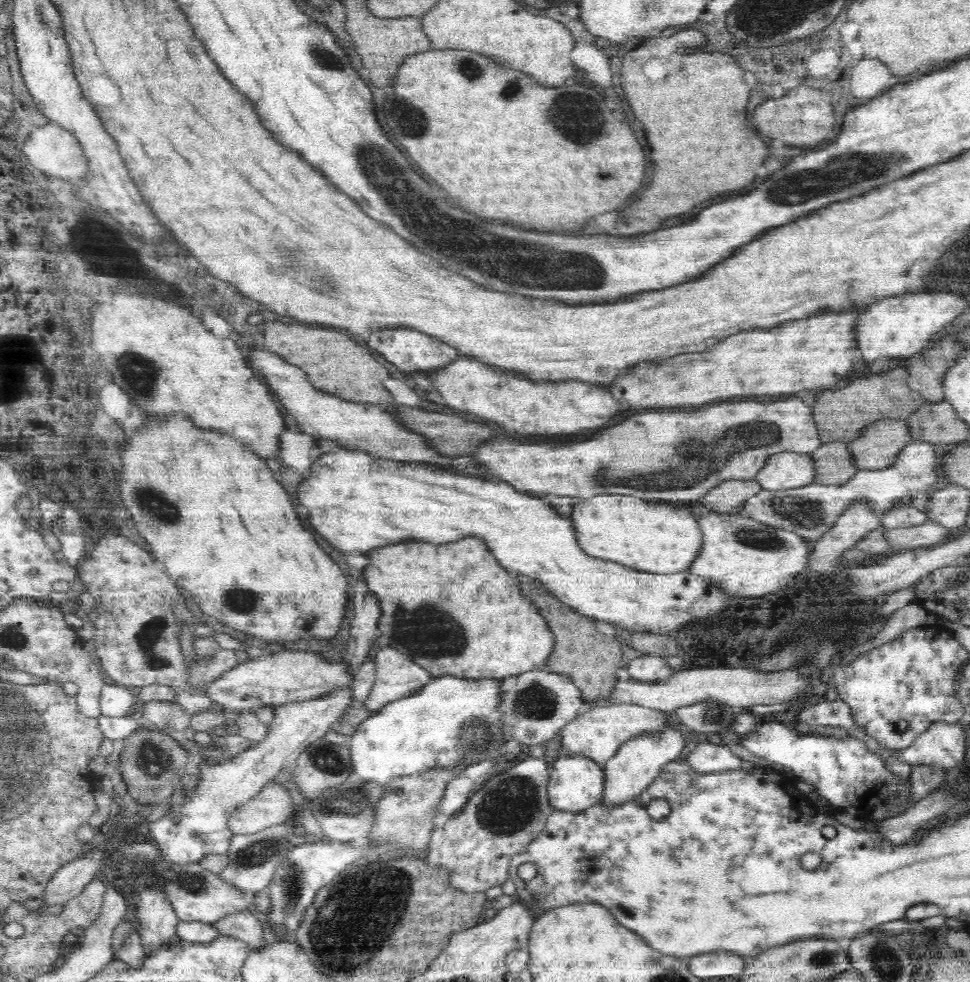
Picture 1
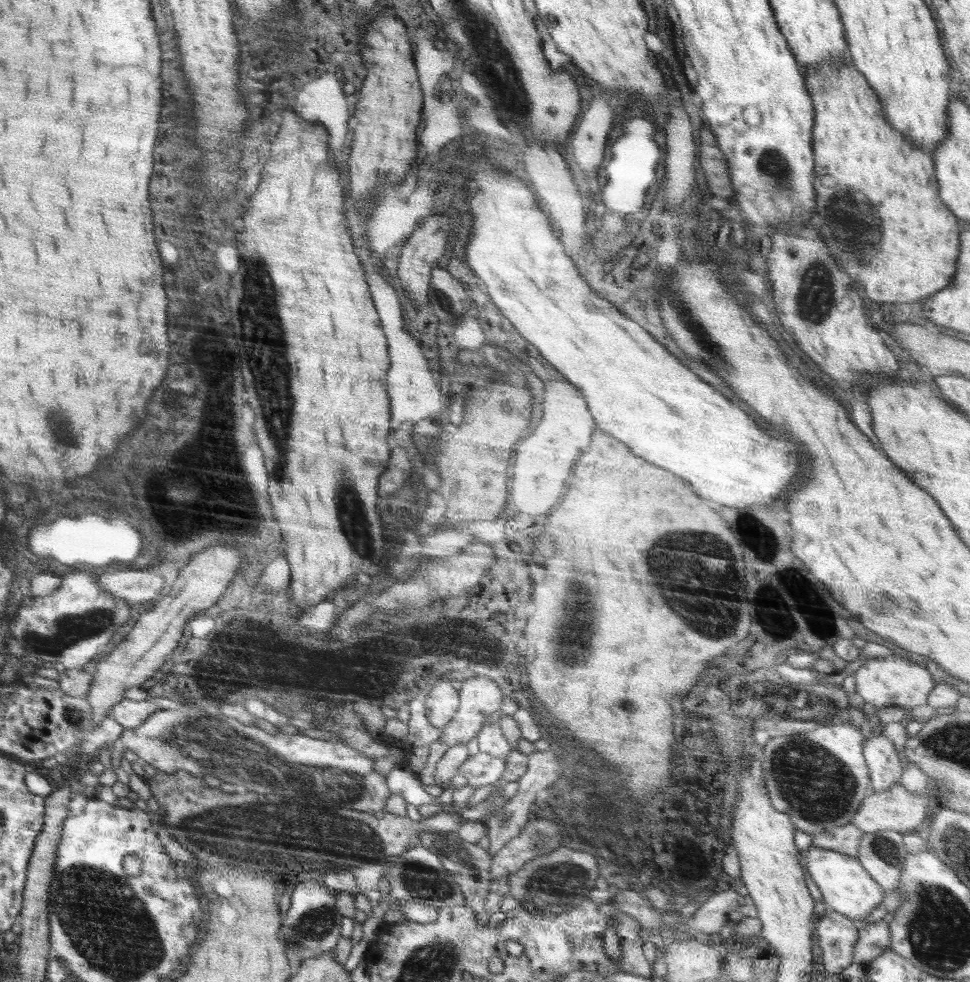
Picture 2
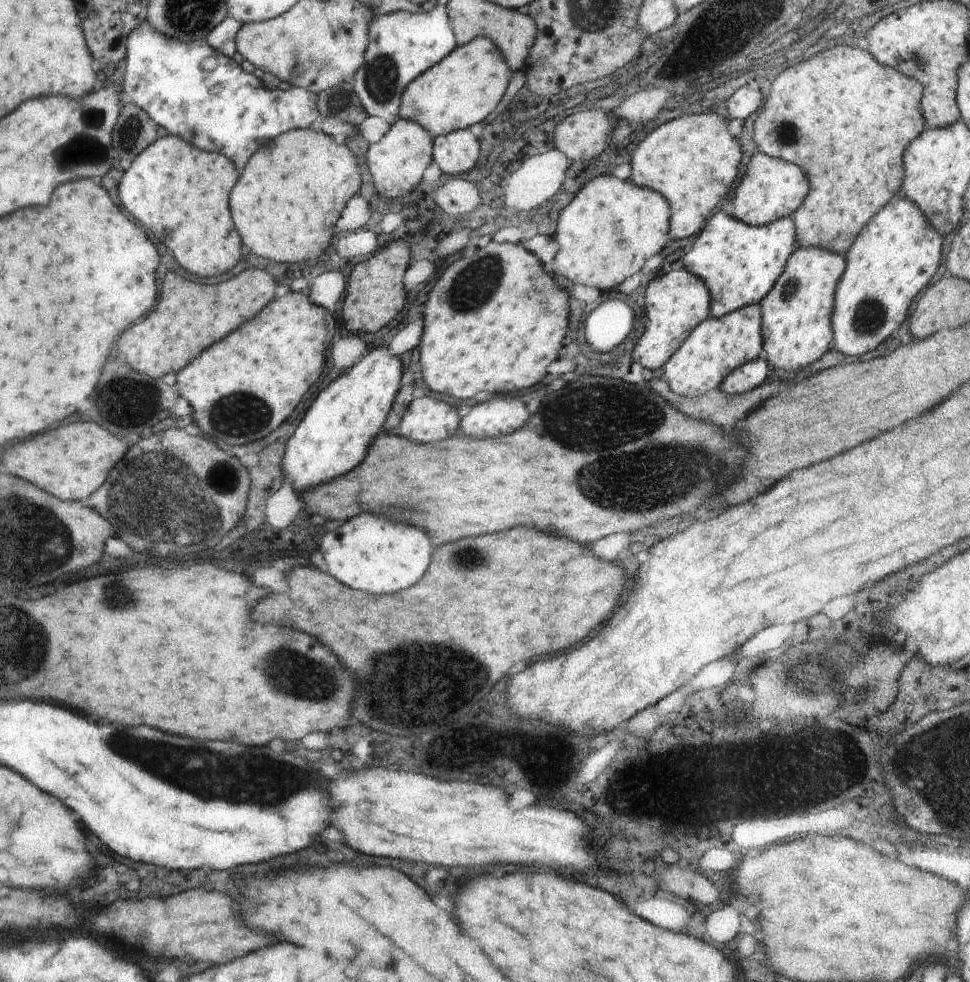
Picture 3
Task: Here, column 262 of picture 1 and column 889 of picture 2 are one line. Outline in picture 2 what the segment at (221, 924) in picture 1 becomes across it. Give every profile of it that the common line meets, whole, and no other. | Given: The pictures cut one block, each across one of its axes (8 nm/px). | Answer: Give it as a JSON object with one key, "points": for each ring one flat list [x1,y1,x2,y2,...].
{"points":[[881,919,859,929,851,964,864,965,879,957,891,946,889,923]]}

